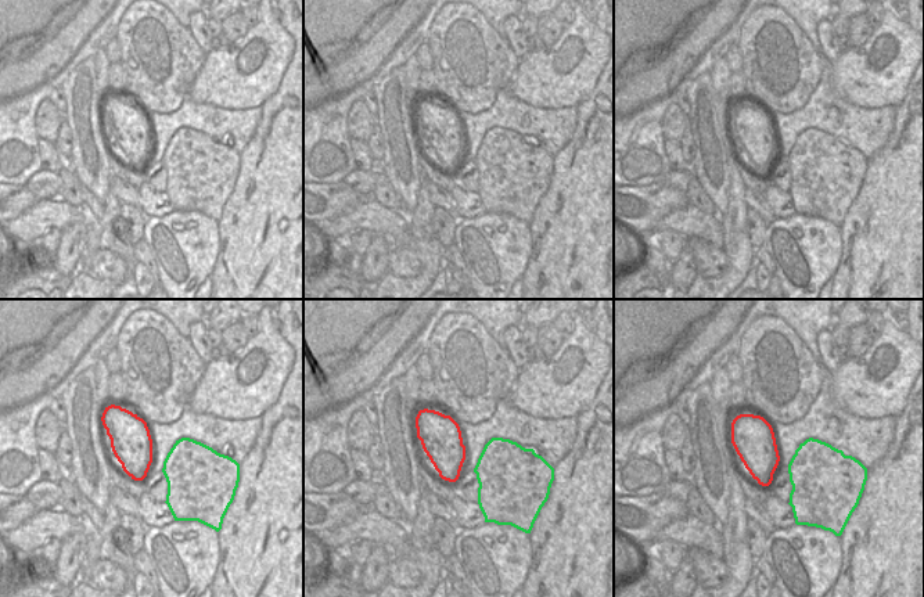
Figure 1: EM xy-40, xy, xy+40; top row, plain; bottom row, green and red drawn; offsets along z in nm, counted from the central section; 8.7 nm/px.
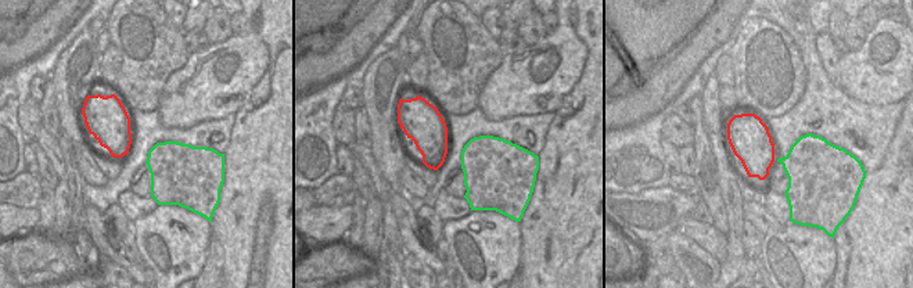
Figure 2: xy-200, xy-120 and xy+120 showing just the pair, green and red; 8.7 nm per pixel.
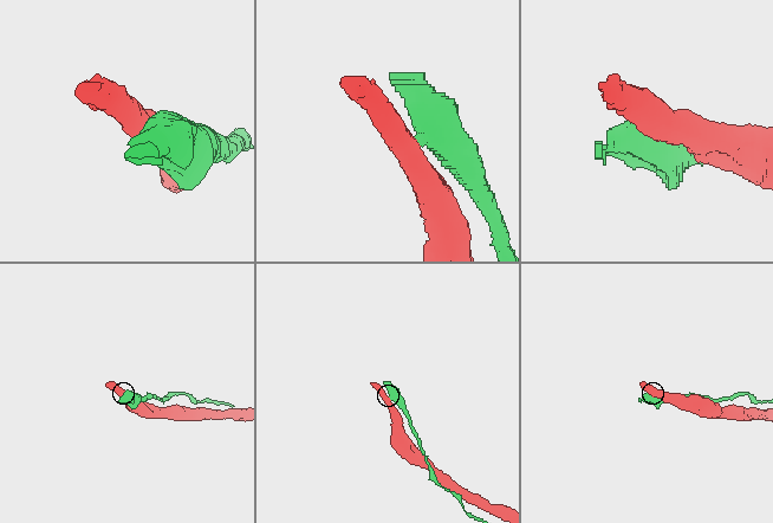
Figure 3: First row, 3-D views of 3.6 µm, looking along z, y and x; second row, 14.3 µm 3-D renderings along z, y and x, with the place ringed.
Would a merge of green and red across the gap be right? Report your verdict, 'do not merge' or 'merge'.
do not merge

